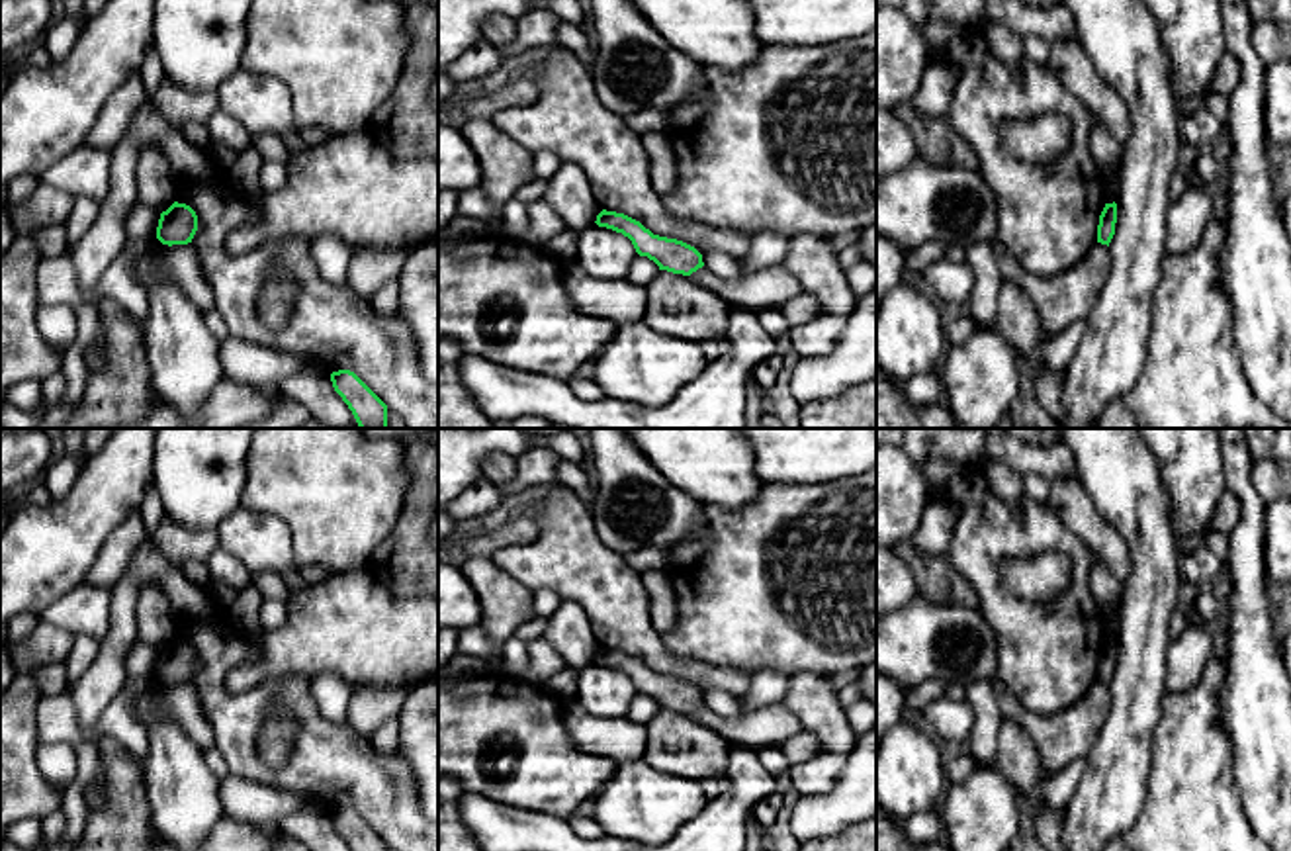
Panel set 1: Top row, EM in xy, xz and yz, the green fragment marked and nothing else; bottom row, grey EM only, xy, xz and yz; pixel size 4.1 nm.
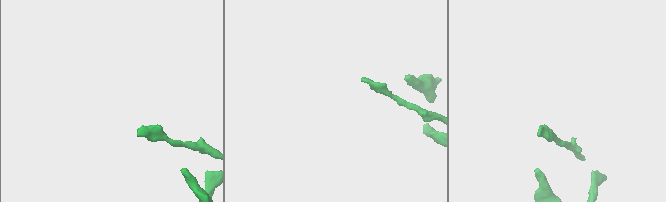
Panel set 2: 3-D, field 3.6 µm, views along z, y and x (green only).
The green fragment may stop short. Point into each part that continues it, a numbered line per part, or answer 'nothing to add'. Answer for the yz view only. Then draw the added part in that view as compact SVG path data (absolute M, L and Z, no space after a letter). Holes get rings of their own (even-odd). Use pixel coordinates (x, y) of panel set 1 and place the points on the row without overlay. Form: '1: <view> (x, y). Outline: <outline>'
nothing to add

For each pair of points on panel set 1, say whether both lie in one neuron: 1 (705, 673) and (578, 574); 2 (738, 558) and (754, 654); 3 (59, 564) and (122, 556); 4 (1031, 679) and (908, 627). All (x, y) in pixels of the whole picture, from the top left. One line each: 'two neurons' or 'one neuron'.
1: one neuron
2: one neuron
3: two neurons
4: two neurons

